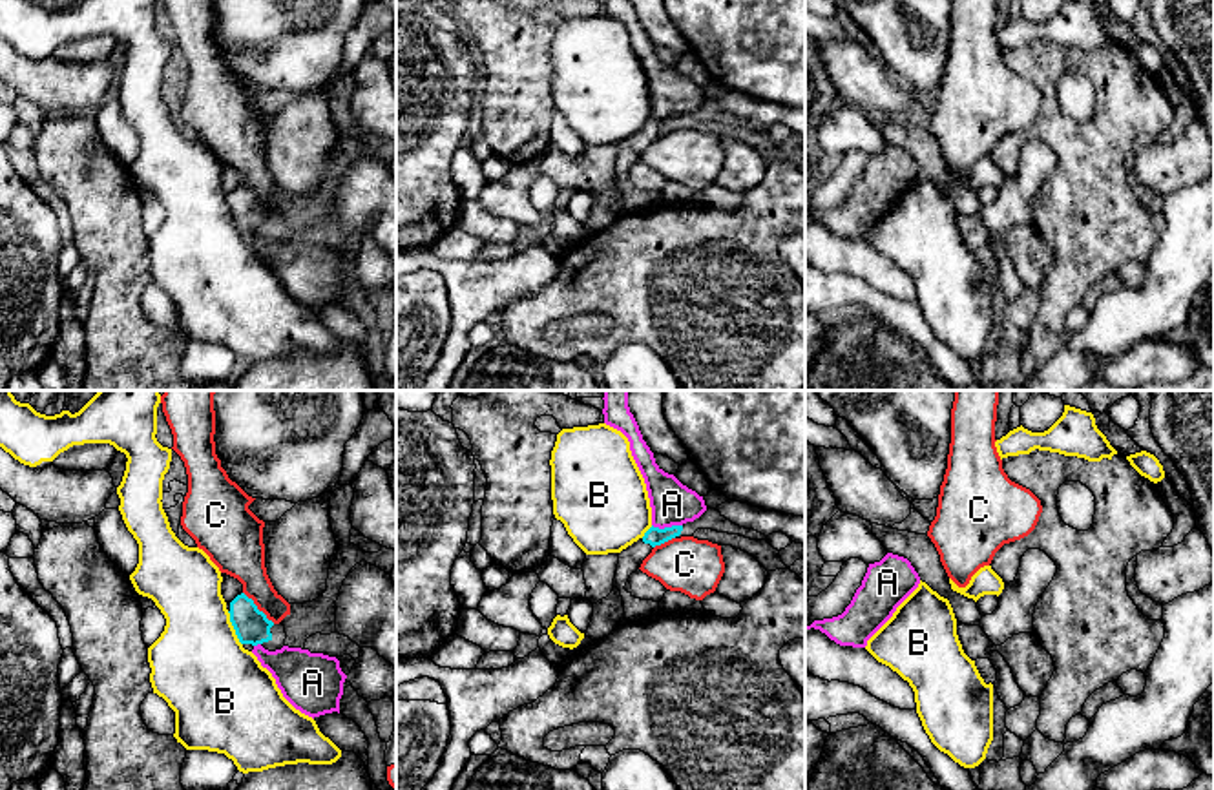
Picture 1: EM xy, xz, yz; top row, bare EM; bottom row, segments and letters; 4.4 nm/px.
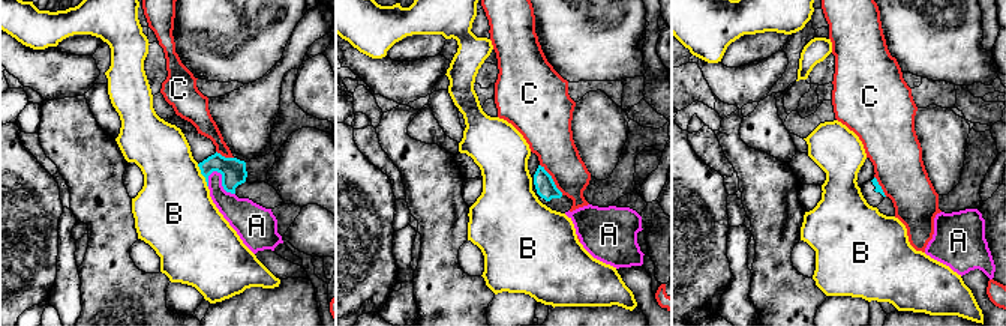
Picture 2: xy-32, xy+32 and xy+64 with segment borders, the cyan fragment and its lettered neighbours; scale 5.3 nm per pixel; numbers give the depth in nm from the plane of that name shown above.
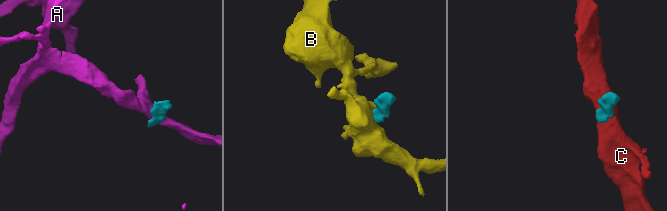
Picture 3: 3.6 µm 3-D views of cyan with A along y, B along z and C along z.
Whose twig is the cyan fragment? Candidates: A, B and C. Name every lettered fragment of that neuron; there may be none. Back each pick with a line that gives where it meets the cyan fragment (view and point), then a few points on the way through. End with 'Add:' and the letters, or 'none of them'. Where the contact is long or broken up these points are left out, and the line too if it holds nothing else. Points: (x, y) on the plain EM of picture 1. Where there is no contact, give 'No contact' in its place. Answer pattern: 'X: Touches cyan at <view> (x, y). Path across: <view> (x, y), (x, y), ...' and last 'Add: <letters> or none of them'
Add: none of them

